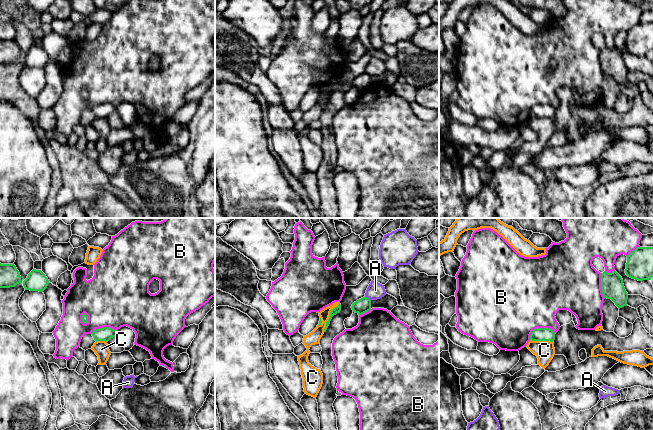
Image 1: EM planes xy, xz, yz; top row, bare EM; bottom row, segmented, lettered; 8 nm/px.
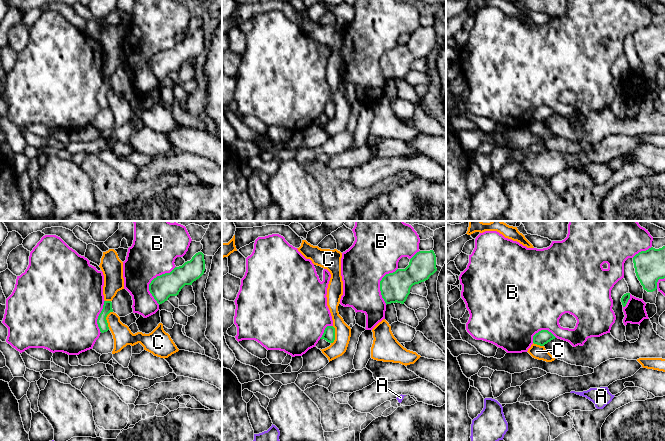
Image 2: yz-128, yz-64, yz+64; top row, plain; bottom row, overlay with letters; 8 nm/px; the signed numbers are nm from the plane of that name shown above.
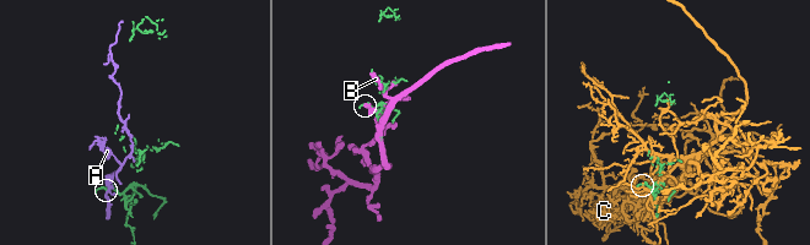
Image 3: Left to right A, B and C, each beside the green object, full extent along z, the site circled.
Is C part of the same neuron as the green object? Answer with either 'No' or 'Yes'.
No

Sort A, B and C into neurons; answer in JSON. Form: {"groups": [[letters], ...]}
{"groups": [["A"], ["B"], ["C"]]}

